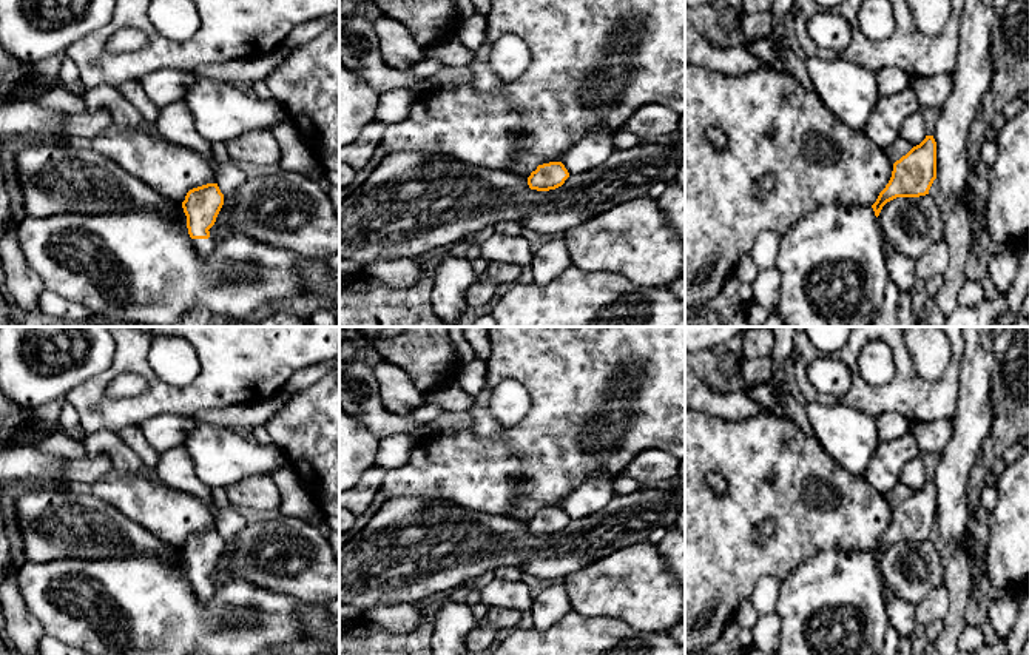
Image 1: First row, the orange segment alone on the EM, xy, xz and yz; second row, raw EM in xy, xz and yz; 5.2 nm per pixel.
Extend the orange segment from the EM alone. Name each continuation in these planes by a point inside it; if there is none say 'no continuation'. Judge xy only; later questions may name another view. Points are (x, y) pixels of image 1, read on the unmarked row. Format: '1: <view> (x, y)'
1: xy (204, 592)

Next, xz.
no continuation

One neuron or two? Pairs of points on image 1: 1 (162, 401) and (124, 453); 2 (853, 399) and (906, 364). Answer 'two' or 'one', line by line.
1: two
2: one

